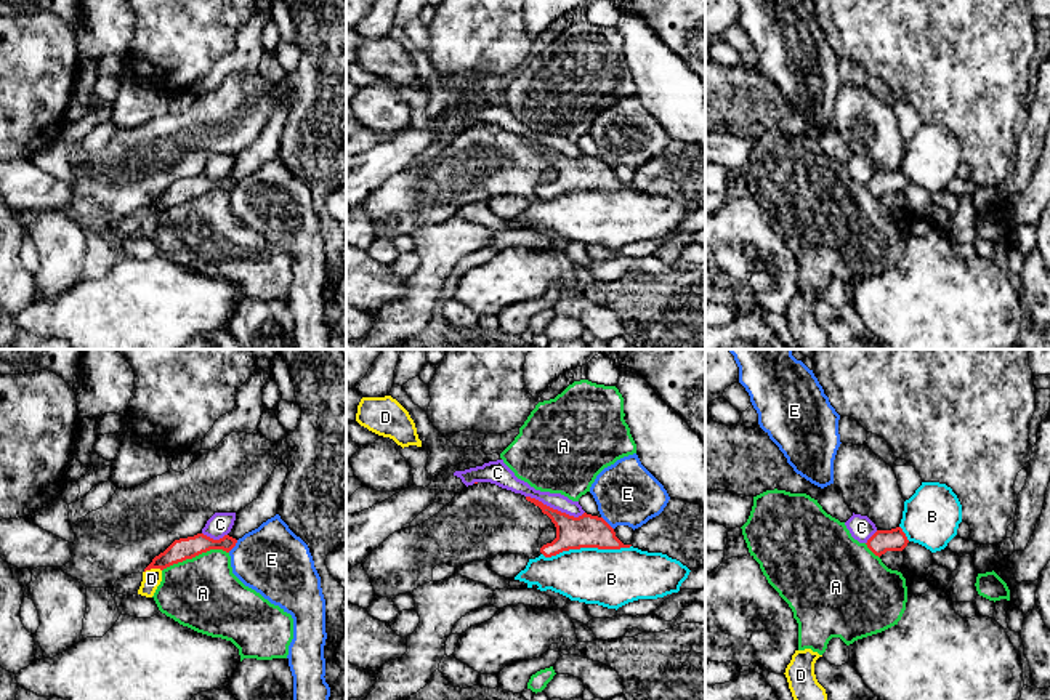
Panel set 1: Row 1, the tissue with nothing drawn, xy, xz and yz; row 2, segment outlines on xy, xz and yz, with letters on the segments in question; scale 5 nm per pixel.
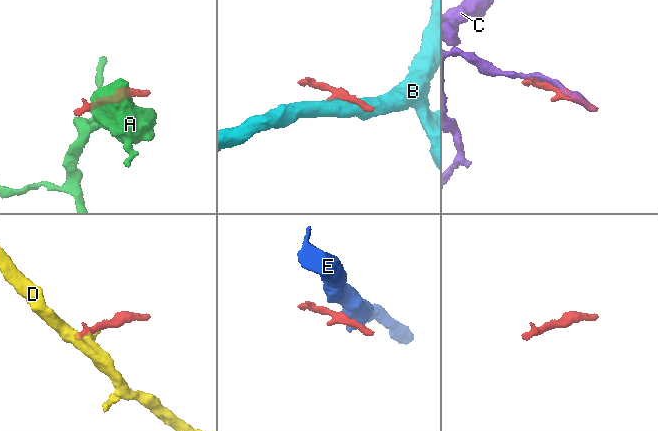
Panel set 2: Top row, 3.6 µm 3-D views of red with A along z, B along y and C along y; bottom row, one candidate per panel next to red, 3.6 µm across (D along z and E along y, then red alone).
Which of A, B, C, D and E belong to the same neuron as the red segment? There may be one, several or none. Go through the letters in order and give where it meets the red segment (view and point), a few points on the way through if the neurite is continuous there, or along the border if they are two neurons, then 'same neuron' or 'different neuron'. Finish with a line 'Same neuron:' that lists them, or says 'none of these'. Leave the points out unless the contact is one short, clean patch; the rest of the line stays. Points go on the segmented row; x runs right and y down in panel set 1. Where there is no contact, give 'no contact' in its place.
A: meets red in xy at (194, 556); border along xy (228, 551), (207, 550), (173, 563), (162, 571); different neuron
B: meets red in xz at (585, 547); different neuron
C: meets red in xz at (555, 510); different neuron
D: meets red in xy at (153, 567); border along xy (161, 569), (148, 569), (145, 572); different neuron
E: meets red in xy at (233, 547); border along xy (238, 540), (228, 551); different neuron
Same neuron: none of these

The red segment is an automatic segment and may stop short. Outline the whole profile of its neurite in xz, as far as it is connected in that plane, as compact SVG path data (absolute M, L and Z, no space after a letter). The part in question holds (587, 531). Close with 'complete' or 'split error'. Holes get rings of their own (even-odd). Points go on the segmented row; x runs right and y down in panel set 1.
M526 497L526 500L539 506L556 527L556 538L540 548L540 553L545 557L580 548L620 549L632 546L624 545L616 537L614 529L603 517L587 513L574 517L558 509L553 509L535 498Z; complete

